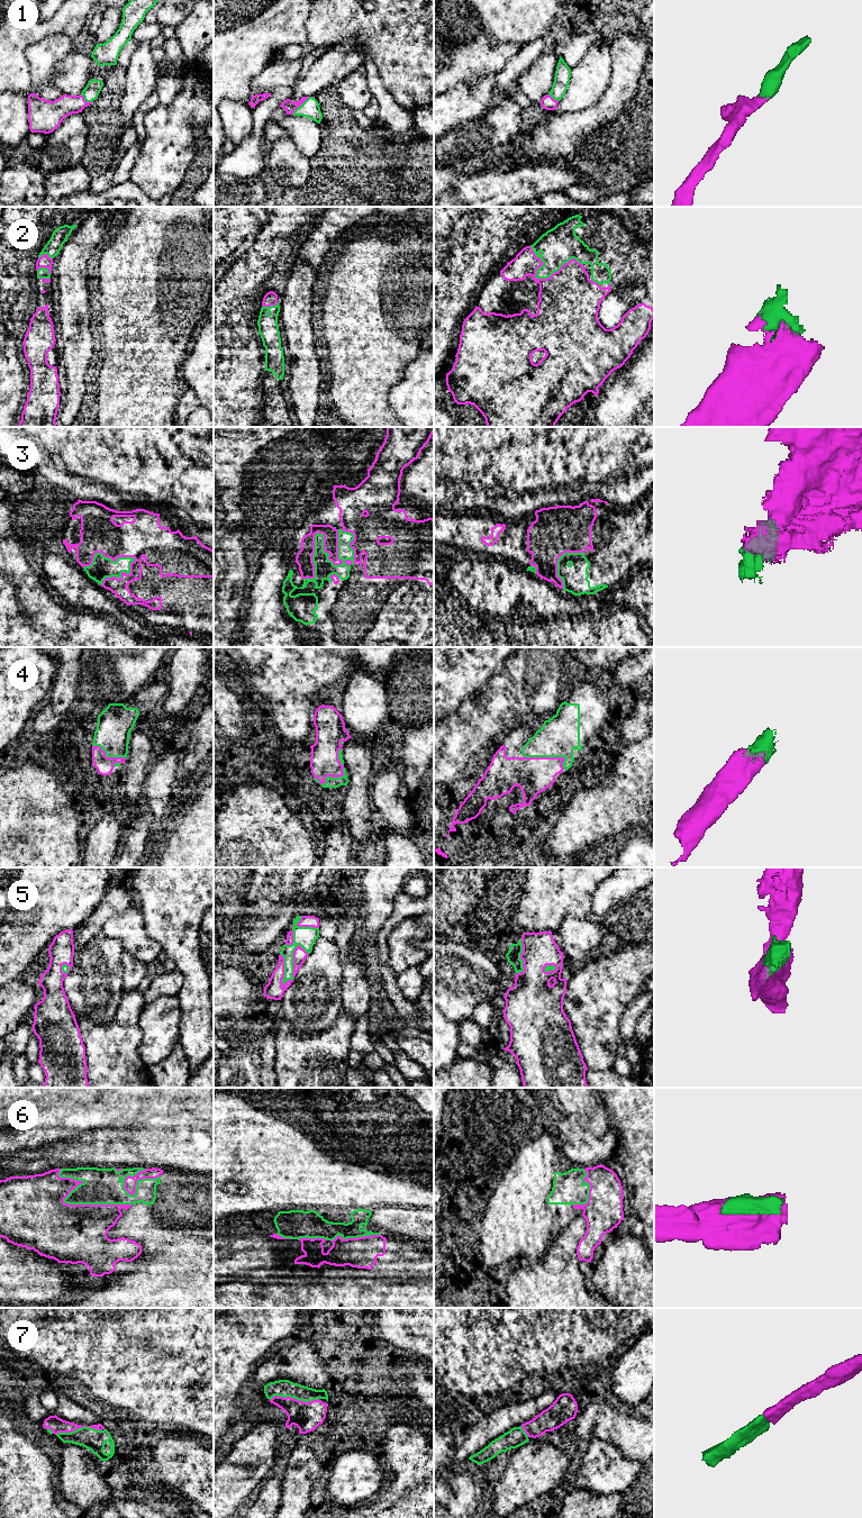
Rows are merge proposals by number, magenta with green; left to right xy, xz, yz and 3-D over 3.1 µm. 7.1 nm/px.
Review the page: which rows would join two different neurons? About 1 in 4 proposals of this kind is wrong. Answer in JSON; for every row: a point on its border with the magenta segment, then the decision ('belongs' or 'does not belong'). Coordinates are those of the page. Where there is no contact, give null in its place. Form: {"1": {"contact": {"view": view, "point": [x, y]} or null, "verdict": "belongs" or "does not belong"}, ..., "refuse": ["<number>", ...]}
{"1": {"contact": {"view": "xz", "point": [300, 105]}, "verdict": "belongs"}, "2": {"contact": {"view": "yz", "point": [544, 279]}, "verdict": "belongs"}, "3": {"contact": {"view": "xz", "point": [324, 543]}, "verdict": "belongs"}, "4": {"contact": {"view": "yz", "point": [549, 757]}, "verdict": "belongs"}, "5": {"contact": {"view": "xz", "point": [293, 967]}, "verdict": "belongs"}, "6": {"contact": {"view": "xy", "point": [75, 1205]}, "verdict": "belongs"}, "7": {"contact": {"view": "xz", "point": [293, 1398]}, "verdict": "belongs"}, "refuse": []}

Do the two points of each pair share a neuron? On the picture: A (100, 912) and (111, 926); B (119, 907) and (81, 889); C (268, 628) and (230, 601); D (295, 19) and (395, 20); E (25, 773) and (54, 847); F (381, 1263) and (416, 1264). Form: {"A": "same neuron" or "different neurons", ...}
{"A": "different neurons", "B": "different neurons", "C": "different neurons", "D": "different neurons", "E": "same neuron", "F": "same neuron"}

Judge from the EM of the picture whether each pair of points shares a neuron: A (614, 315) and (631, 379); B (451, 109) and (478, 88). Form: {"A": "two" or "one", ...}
{"A": "two", "B": "one"}

